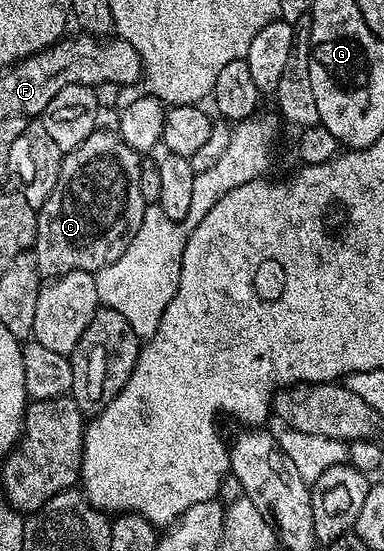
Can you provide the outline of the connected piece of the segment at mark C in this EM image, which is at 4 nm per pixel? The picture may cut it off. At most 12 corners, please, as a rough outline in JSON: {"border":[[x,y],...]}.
{"border":[[115,130],[64,155],[37,212],[40,277],[94,274],[141,226],[142,164]]}

